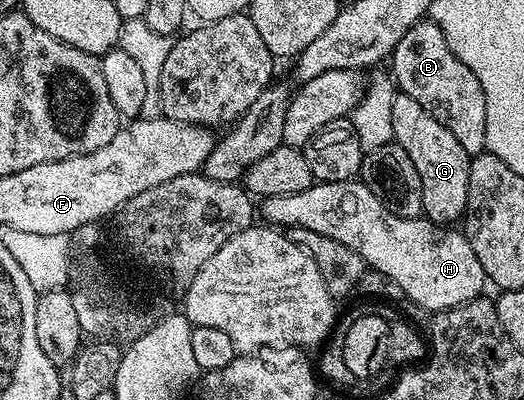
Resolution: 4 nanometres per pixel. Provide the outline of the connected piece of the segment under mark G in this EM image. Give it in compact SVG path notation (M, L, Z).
M396 93L393 97L393 141L409 153L417 177L421 177L421 197L423 198L423 215L436 225L451 225L462 220L463 210L467 207L469 193L469 165L471 156L461 149L461 141L445 129L413 97Z

